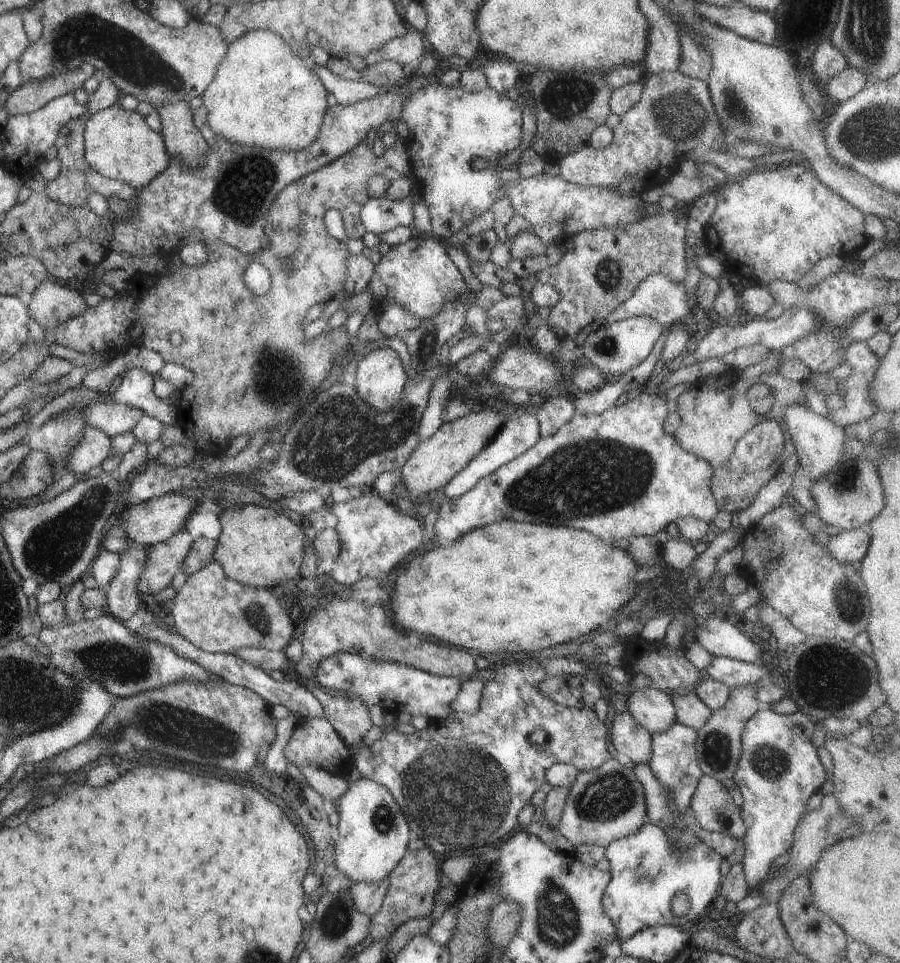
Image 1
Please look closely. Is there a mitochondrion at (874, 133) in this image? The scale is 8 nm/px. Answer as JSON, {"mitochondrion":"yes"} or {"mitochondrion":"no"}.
{"mitochondrion":"yes"}

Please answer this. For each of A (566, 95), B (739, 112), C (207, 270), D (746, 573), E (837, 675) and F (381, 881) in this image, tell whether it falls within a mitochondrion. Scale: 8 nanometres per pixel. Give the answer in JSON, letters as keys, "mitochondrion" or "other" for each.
{"A":"mitochondrion","B":"mitochondrion","C":"other","D":"other","E":"mitochondrion","F":"other"}

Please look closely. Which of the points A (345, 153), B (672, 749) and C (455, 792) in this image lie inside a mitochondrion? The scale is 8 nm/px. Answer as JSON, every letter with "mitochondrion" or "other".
{"A":"other","B":"other","C":"mitochondrion"}

